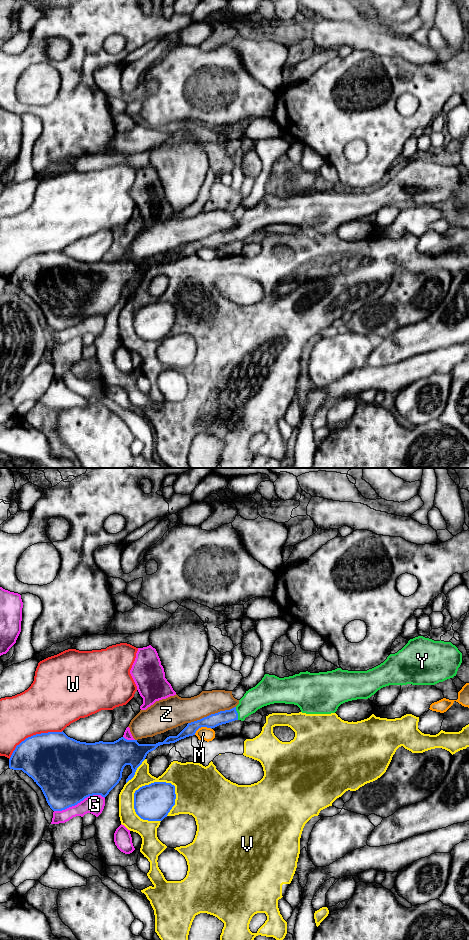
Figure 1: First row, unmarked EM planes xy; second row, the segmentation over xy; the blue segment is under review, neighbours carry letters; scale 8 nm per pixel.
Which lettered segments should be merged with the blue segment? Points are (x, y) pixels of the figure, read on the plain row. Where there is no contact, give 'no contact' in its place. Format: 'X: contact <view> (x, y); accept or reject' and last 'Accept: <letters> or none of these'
G: contact xy (79, 322); reject
M: contact xy (202, 246); reject
V: contact xy (145, 305); reject
W: contact xy (33, 255); reject
Y: contact xy (237, 233); accept
Z: contact xy (211, 234); reject
Accept: Y

